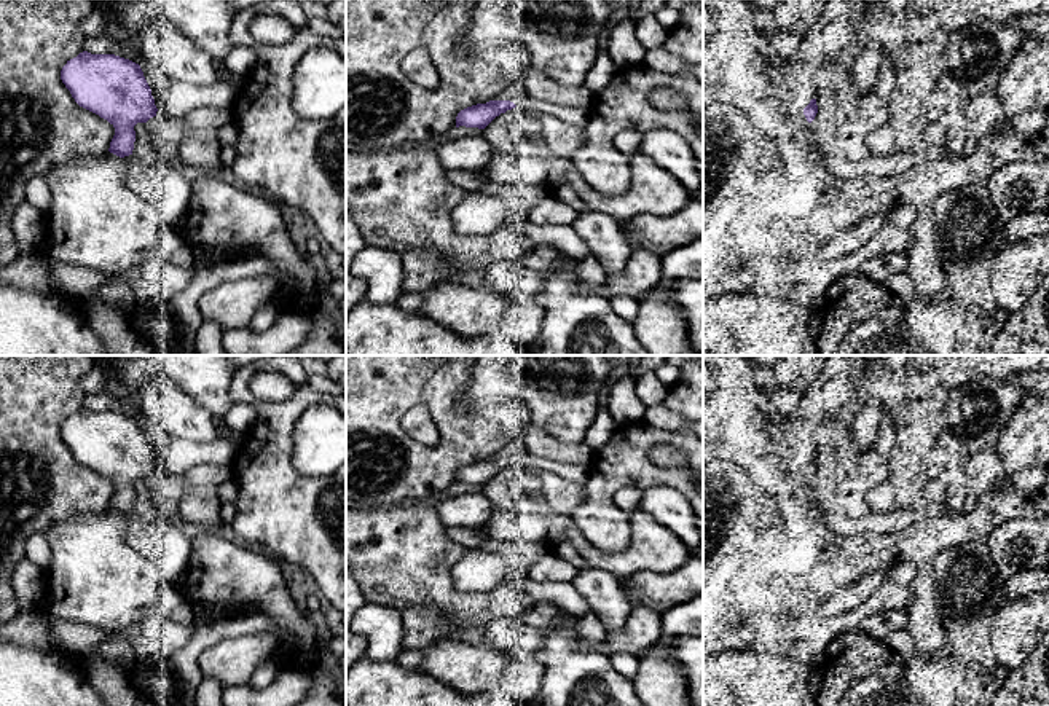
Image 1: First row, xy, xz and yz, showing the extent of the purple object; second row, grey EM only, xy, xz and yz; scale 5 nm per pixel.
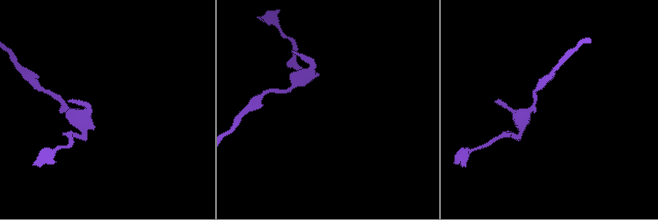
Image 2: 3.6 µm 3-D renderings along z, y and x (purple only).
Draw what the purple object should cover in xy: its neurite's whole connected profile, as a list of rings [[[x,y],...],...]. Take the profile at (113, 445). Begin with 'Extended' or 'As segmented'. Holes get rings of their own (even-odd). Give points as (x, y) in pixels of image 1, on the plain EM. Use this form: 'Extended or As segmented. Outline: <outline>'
As segmented. Outline: [[[83,408],[67,418],[61,437],[80,464],[115,484],[108,508],[120,515],[132,512],[134,483],[158,469],[140,422],[115,411]]]

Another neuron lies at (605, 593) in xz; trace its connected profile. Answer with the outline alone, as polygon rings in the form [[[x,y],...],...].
[[[579,569],[572,585],[599,617],[604,631],[625,625],[633,607],[625,596],[623,580],[604,569]]]

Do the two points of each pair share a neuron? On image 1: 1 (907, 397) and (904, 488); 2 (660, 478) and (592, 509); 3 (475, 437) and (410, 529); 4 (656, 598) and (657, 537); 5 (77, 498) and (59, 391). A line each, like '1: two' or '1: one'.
1: one
2: one
3: two
4: two
5: one

